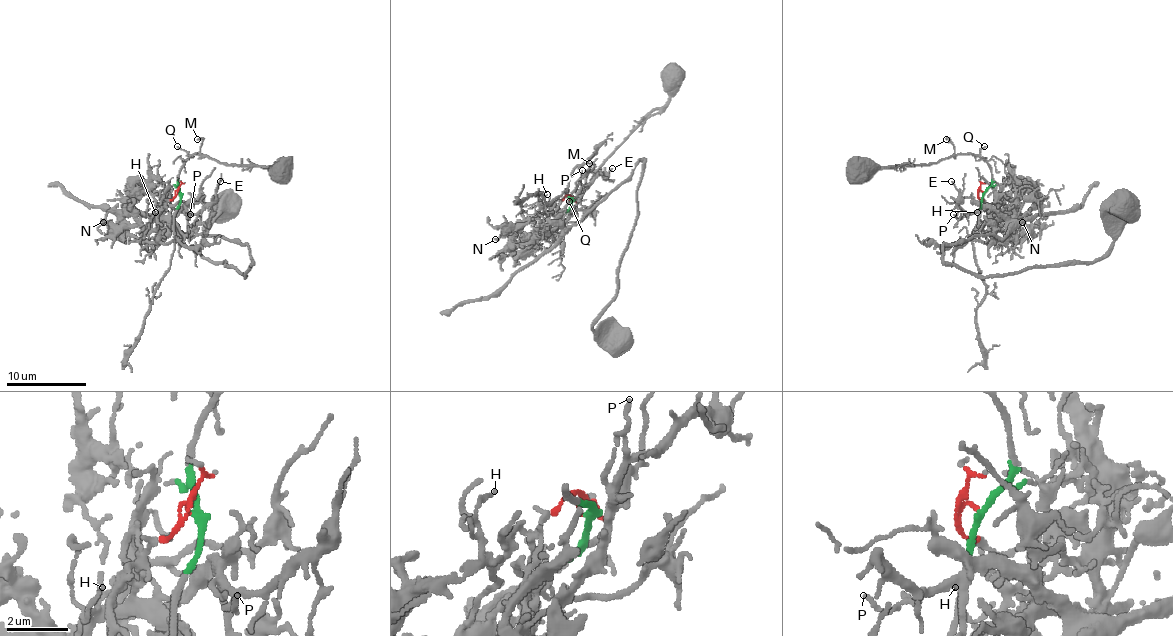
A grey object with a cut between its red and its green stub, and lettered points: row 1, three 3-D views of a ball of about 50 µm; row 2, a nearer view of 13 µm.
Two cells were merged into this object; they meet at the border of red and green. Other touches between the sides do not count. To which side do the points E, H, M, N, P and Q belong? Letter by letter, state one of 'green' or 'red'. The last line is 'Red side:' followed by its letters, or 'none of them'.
E: red
H: red
M: green
N: red
P: red
Q: green
Red side: E, H, N, P

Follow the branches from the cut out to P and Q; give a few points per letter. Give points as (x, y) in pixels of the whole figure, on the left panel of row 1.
P: (178, 194), (174, 194), (166, 204), (166, 210), (174, 216), (184, 208), (188, 218), (190, 214)
Q: (178, 194), (178, 170), (188, 154), (176, 146)

